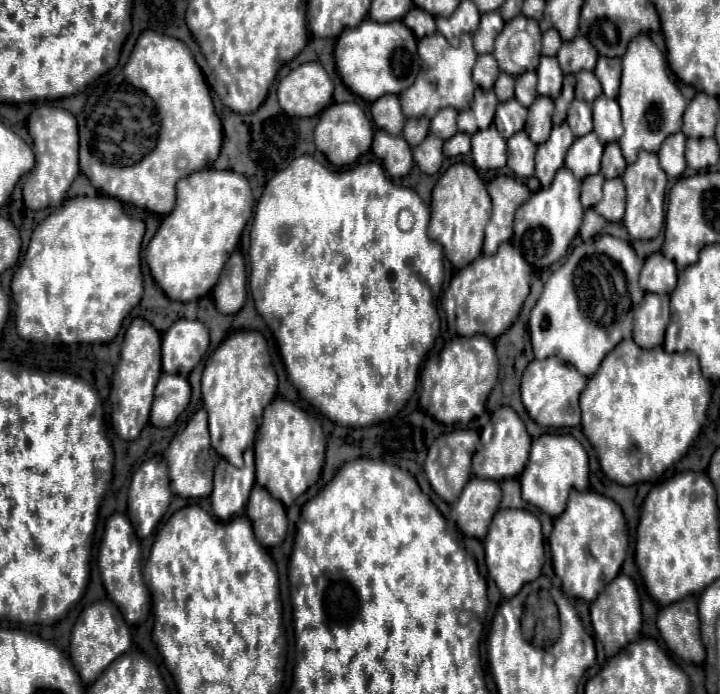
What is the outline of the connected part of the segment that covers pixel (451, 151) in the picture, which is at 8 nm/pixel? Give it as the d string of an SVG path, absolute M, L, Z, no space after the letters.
M458 132L452 136L452 140L444 142L444 156L454 158L454 156L464 156L470 152L470 136L464 132Z

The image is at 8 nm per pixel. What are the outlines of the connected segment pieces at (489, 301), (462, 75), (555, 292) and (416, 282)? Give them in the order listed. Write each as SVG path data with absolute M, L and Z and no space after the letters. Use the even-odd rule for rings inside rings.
M504 242L494 256L480 256L466 268L462 268L450 282L456 296L456 326L460 336L484 334L488 338L502 336L518 318L520 308L530 294L532 268L521 250L511 242Z
M442 34L426 36L418 40L418 56L420 56L420 72L410 88L400 94L402 112L406 118L432 118L440 108L452 106L456 110L470 108L474 96L474 82L472 82L472 68L476 64L476 50L472 46L472 36L464 34L460 46L454 48L446 42Z
M610 234L592 244L580 244L568 260L552 272L530 314L530 340L536 358L560 356L584 376L592 376L604 356L624 338L632 336L632 314L644 290L638 286L642 260L630 242Z
M304 154L304 156L298 156L296 160L292 160L292 164L288 164L284 170L280 170L278 174L272 176L264 188L262 198L258 200L252 230L250 230L248 253L249 289L254 296L256 310L264 318L264 322L270 326L274 338L278 340L280 354L284 358L286 372L288 372L288 378L294 384L294 388L300 392L300 396L306 402L310 402L326 418L330 418L332 422L336 422L340 426L362 428L362 426L372 426L372 424L390 420L394 414L398 414L406 406L406 402L410 400L410 396L416 390L419 373L424 368L428 354L438 338L438 332L440 332L440 320L434 304L438 300L438 292L440 292L444 277L444 256L440 244L430 240L428 234L424 232L429 221L430 208L420 200L420 196L412 188L396 186L394 182L390 182L384 168L376 162L354 165L346 170L330 170L328 166L322 166L320 162L316 162L312 156ZM422 312L426 318L434 316L436 322L432 322L432 320L420 322L418 318L422 316Z

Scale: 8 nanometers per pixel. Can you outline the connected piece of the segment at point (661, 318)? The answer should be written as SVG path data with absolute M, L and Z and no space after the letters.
M646 294L634 316L634 342L640 348L662 346L664 330L669 322L669 296Z

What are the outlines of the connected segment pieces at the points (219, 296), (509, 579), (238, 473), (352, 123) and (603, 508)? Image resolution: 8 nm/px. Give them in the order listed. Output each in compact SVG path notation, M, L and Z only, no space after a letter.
M232 252L224 272L212 292L214 304L222 314L236 314L246 302L246 264L240 252Z
M500 508L492 520L492 528L484 540L486 550L486 568L488 576L496 582L498 590L504 598L512 598L520 588L532 580L536 580L542 572L544 564L544 536L540 528L540 520L528 510L516 508Z
M254 450L244 452L244 466L236 468L224 458L218 462L214 472L214 492L210 496L212 510L220 520L230 520L248 502L254 486Z
M344 102L344 104L330 104L322 114L314 130L314 144L316 148L328 158L328 162L336 168L354 164L360 156L364 156L370 150L374 138L374 126L366 118L364 110L356 102Z
M572 492L566 512L554 520L554 530L550 534L552 564L556 576L562 580L564 594L586 602L596 600L600 590L618 576L626 558L626 550L622 548L626 546L626 520L620 506L598 492Z

